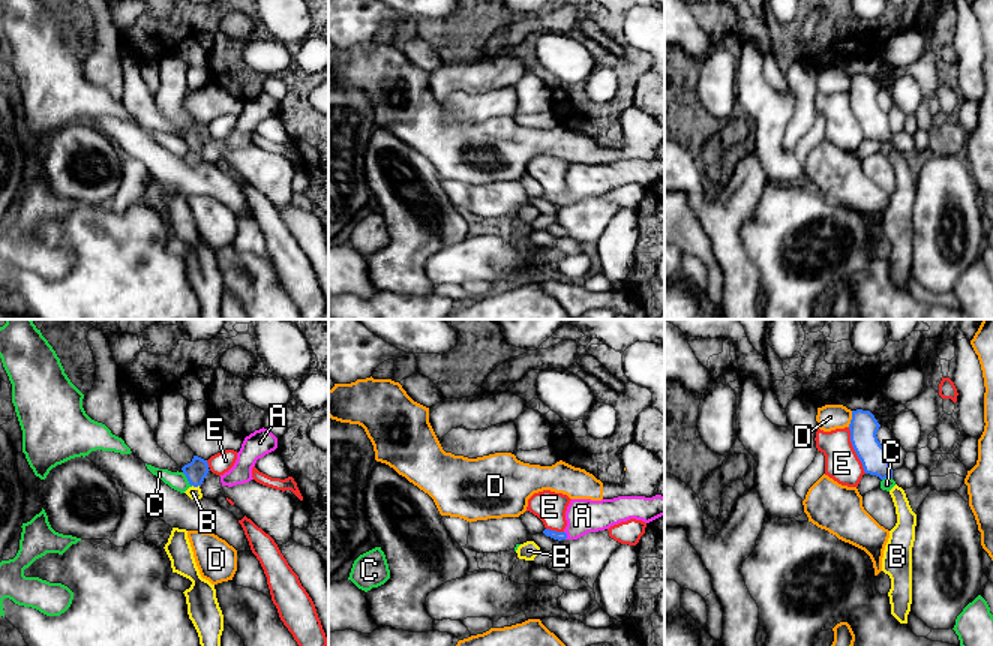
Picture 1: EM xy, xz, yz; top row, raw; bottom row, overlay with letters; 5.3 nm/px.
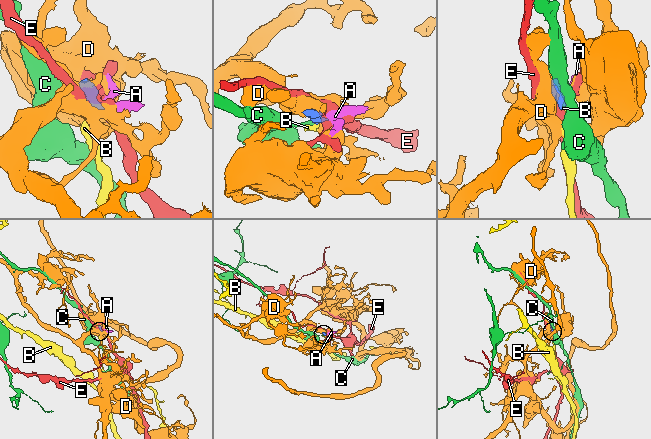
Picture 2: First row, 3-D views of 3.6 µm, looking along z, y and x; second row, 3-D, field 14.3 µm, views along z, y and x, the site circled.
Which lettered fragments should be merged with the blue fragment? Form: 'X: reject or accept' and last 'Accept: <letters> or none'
A: accept
B: accept
C: reject
D: reject
E: reject
Accept: A, B

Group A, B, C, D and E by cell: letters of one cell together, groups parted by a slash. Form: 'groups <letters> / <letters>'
groups A B / C / D / E

